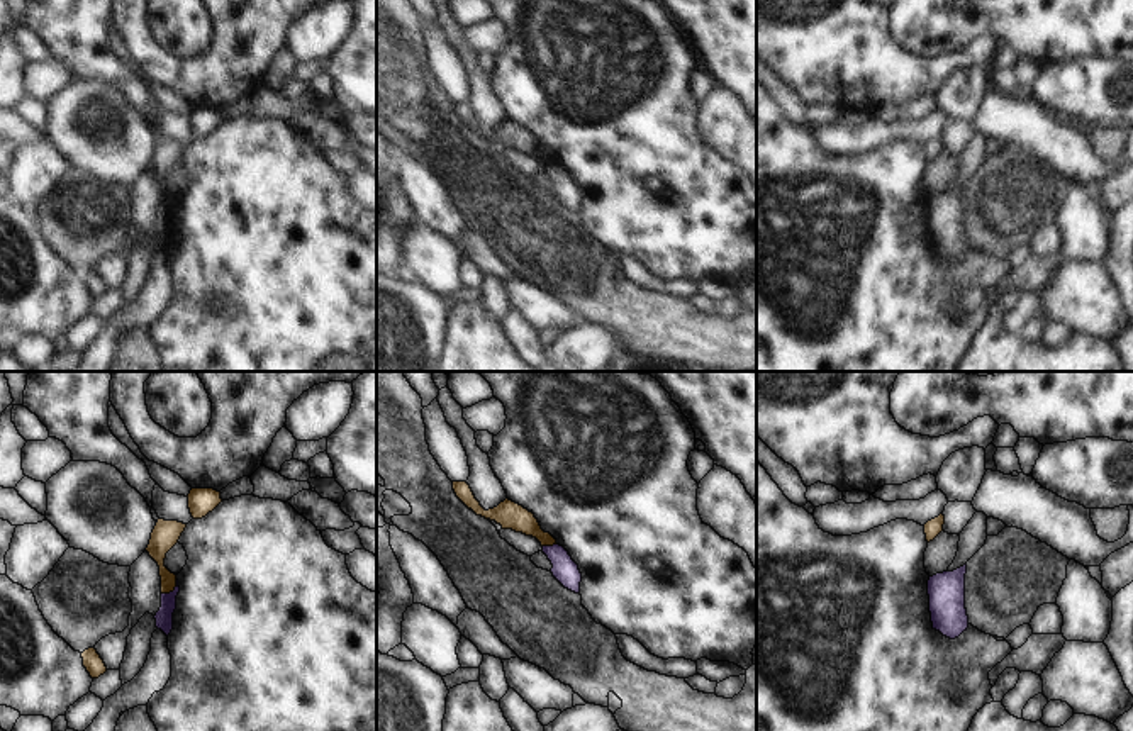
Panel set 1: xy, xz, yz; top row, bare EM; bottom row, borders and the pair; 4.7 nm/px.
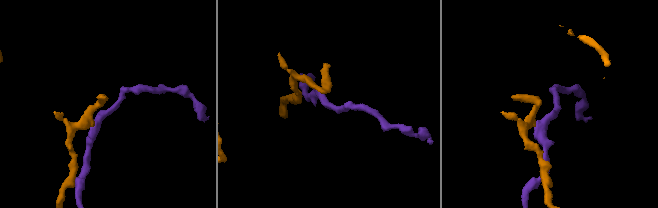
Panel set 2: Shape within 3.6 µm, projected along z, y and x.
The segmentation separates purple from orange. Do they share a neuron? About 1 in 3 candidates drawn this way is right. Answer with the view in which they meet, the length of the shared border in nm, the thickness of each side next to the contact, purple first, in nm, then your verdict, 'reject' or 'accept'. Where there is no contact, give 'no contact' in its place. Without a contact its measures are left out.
contact in xy; length 100 nm; calibres 80 and 110 nm; reject

